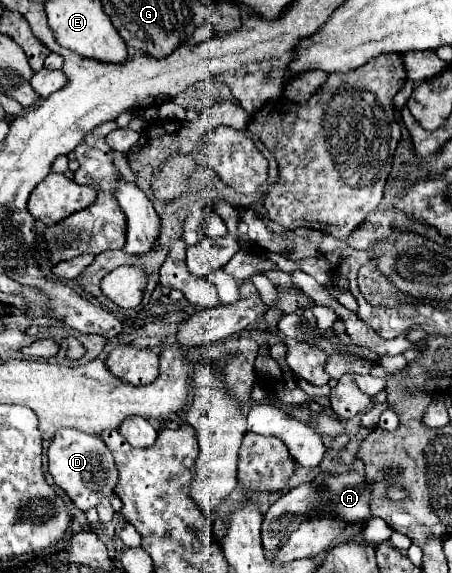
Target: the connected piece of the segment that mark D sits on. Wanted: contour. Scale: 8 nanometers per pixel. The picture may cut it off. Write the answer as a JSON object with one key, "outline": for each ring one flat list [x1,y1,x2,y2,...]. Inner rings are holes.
{"outline":[[60,429,48,447,48,469,54,483,64,489,80,511,88,511,98,505,102,495,114,493,118,481,114,459,98,435,88,435,78,429]]}

